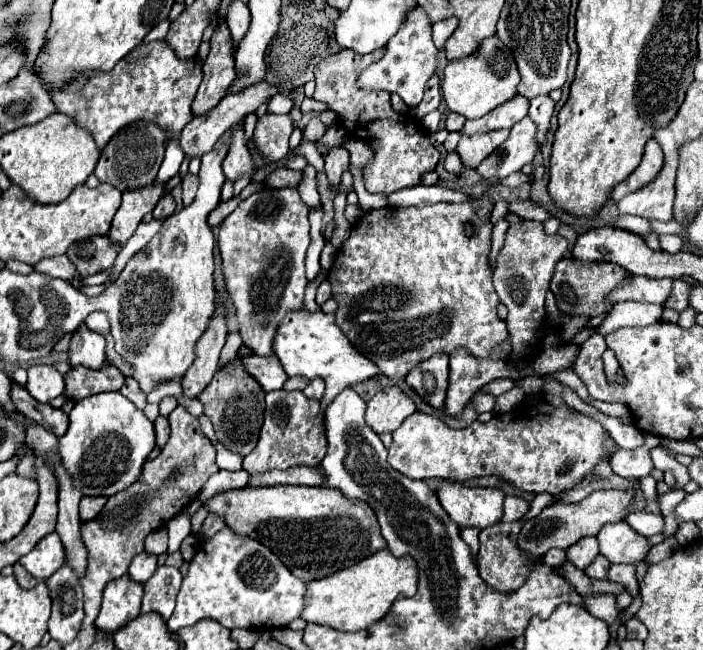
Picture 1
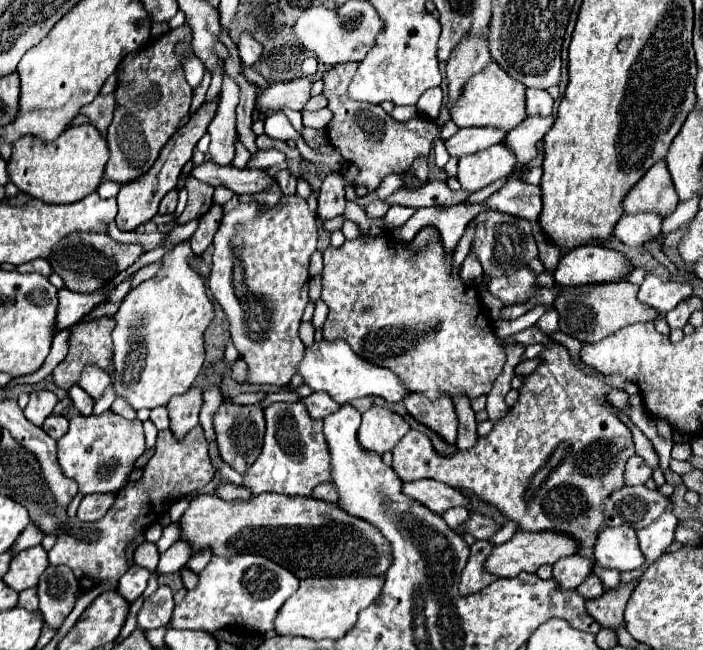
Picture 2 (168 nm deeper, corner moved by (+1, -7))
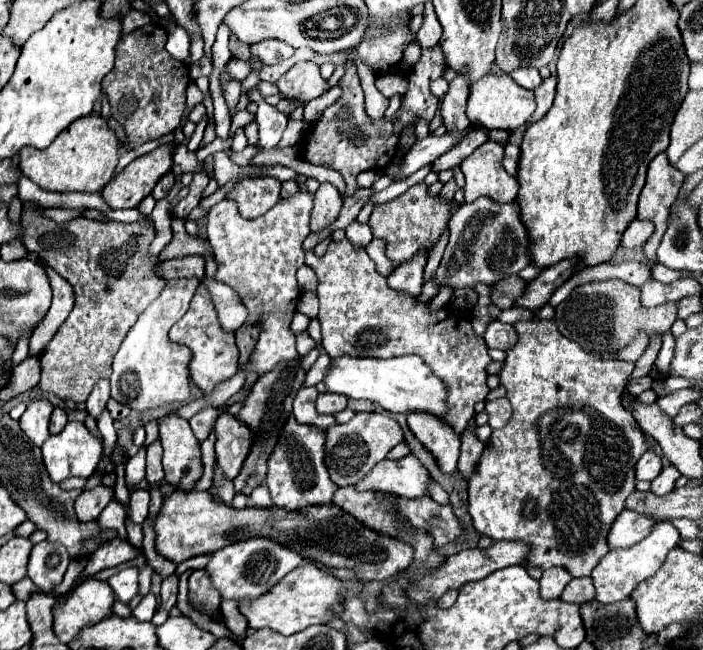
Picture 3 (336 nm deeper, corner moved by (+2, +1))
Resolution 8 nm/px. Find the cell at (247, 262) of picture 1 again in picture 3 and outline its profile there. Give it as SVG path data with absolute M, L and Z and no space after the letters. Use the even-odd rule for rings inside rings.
M296 192L288 200L280 200L272 210L262 214L260 218L246 220L238 212L238 206L232 200L222 200L208 212L208 242L214 248L216 256L216 280L228 284L242 300L248 310L246 326L260 326L260 338L250 354L248 362L228 380L214 386L210 396L202 396L186 402L176 412L178 416L190 420L200 408L222 406L228 398L232 398L246 382L248 368L262 376L274 366L296 360L296 336L290 330L292 316L296 312L300 300L300 288L296 280L296 270L304 264L304 248L302 242L310 234L310 212L312 212L312 194Z

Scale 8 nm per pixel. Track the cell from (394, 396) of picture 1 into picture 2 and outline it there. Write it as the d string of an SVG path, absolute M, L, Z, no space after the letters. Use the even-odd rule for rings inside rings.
M373 406L363 414L357 440L363 450L383 456L385 452L391 452L407 432L409 424L399 414L383 406Z

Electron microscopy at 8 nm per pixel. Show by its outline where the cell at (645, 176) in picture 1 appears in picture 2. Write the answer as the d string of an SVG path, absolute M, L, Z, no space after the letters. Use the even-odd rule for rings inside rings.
M661 160L651 166L643 180L639 180L639 184L635 184L635 188L627 194L623 208L627 214L653 212L665 218L677 208L677 202L679 198L671 182L671 174L667 170L667 164Z

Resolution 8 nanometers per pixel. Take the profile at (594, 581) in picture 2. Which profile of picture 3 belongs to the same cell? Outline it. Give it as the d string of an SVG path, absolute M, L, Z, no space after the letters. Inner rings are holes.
M574 578L562 592L560 596L566 602L576 602L576 604L584 604L588 600L594 600L594 584L588 578Z

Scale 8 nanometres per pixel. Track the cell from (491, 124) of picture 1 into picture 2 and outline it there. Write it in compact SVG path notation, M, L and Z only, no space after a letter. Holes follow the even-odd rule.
M463 128L445 142L449 156L461 158L485 150L505 138L505 132L495 132L495 128Z

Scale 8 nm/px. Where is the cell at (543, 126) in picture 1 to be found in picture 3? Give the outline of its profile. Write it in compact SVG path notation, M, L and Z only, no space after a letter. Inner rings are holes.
M520 68L520 70L514 70L510 76L526 90L536 90L538 84L542 84L542 78L534 68Z

